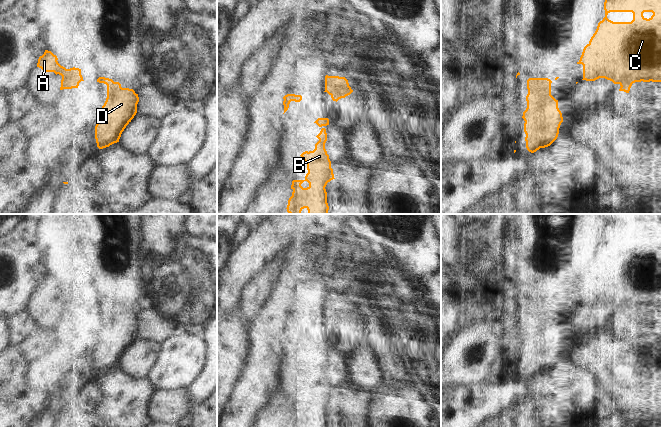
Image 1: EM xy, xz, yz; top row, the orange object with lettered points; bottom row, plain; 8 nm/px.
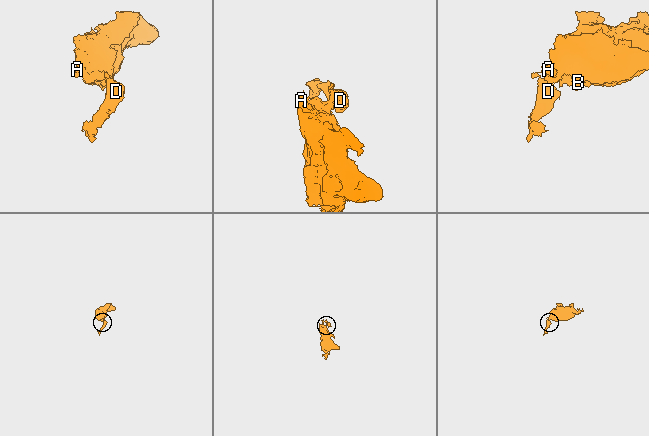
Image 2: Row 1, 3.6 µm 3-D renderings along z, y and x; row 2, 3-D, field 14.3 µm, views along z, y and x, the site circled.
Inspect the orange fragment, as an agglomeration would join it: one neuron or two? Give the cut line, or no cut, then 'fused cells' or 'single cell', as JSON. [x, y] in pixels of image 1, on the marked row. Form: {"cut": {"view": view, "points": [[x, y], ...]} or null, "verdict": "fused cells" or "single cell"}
{"cut": {"view": "xy", "points": [[110, 79], [107, 86]]}, "verdict": "fused cells"}

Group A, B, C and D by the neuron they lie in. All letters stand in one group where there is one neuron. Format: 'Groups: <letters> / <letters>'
Groups: A B C / D.

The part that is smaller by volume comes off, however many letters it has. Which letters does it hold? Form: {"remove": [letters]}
{"remove": ["D"]}

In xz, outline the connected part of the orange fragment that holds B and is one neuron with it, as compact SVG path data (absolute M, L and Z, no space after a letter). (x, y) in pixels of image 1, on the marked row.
M318 118L314 123L321 127L320 133L316 136L319 141L315 144L313 151L305 151L300 156L307 164L308 173L304 180L293 180L291 189L292 196L288 200L287 214L302 214L301 211L306 208L308 214L328 214L329 206L327 203L326 185L331 180L335 179L333 169L331 168L331 161L325 149L327 141L327 133L325 126L329 125L328 118Z

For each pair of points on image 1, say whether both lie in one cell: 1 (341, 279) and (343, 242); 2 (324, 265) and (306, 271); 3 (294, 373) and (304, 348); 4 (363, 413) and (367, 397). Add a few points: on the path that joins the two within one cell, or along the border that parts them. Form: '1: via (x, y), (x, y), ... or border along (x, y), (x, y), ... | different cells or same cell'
1: via (346, 270), (346, 251) | same cell
2: border along (328, 258), (319, 260), (314, 267) | different cells
3: via (294, 367), (294, 358), (298, 354) | same cell
4: via (363, 409), (363, 401) | same cell

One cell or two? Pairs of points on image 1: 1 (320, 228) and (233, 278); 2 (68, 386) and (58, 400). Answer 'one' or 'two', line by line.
1: one
2: two

